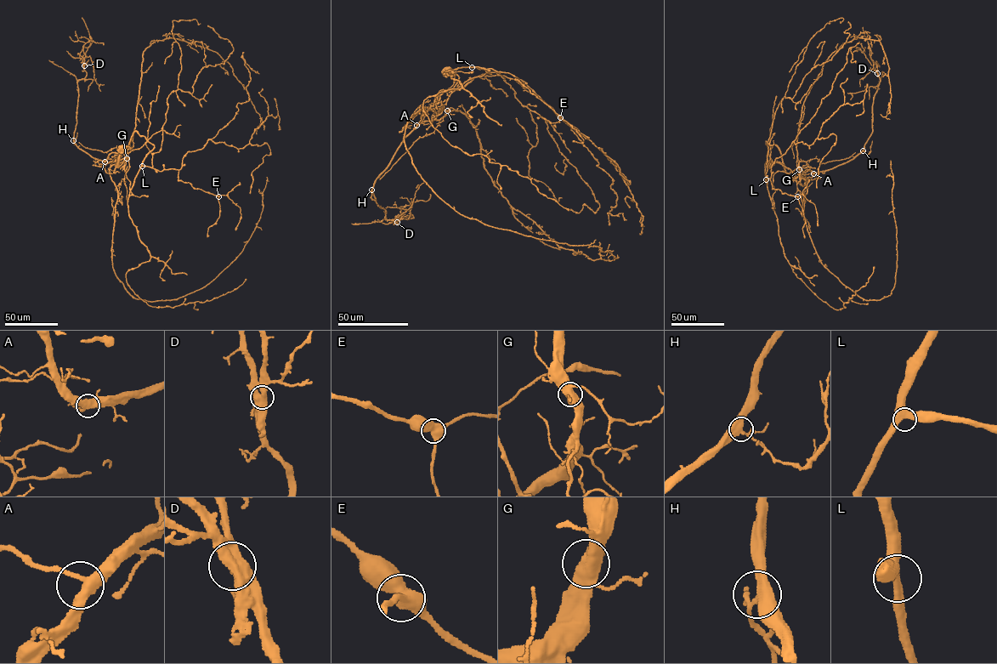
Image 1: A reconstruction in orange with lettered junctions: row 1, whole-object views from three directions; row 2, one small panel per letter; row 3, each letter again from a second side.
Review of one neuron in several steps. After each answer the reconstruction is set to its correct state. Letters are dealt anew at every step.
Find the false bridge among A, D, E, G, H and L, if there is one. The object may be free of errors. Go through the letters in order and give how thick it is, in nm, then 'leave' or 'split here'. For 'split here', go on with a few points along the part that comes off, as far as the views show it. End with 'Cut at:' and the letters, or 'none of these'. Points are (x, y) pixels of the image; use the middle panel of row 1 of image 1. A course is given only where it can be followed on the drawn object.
A: 420 nm thick; leave
D: 500 nm thick; split here; foreign part runs (397, 222), (399, 218), (394, 217), (399, 214), (413, 218), (405, 210)
E: 480 nm thick; leave
G: 480 nm thick; leave
H: 400 nm thick; leave
L: 440 nm thick; leave
Cut at: D

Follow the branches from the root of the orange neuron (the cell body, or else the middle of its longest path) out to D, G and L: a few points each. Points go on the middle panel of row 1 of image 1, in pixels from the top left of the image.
D: (448, 71), (458, 80), (440, 90), (436, 102), (449, 110), (405, 135), (373, 186), (386, 218), (397, 222)
G: (448, 71), (456, 74), (458, 81), (451, 88), (440, 90), (436, 100), (439, 110), (447, 110)
L: (448, 71), (458, 76), (451, 89), (456, 90), (474, 77), (490, 74), (484, 69), (472, 67)

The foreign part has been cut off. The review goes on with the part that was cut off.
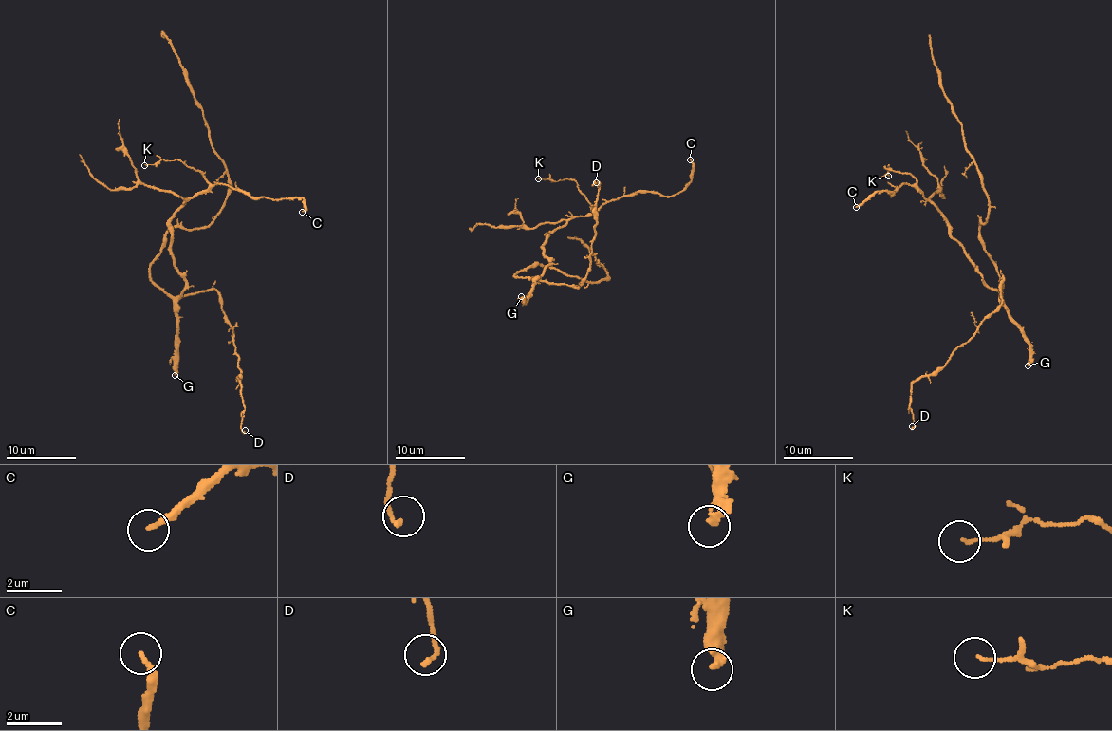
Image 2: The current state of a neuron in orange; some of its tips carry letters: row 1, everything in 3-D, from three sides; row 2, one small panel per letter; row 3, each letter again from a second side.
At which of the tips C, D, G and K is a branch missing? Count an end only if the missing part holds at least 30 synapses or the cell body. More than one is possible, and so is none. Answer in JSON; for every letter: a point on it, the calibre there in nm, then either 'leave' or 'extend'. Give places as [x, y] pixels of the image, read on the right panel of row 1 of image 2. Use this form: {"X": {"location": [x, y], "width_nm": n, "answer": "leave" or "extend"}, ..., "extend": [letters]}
{"C": {"location": [856, 207], "width_nm": 190, "answer": "leave"}, "D": {"location": [912, 426], "width_nm": 180, "answer": "leave"}, "G": {"location": [1028, 365], "width_nm": 240, "answer": "extend"}, "K": {"location": [888, 176], "width_nm": 80, "answer": "leave"}, "extend": ["G"]}

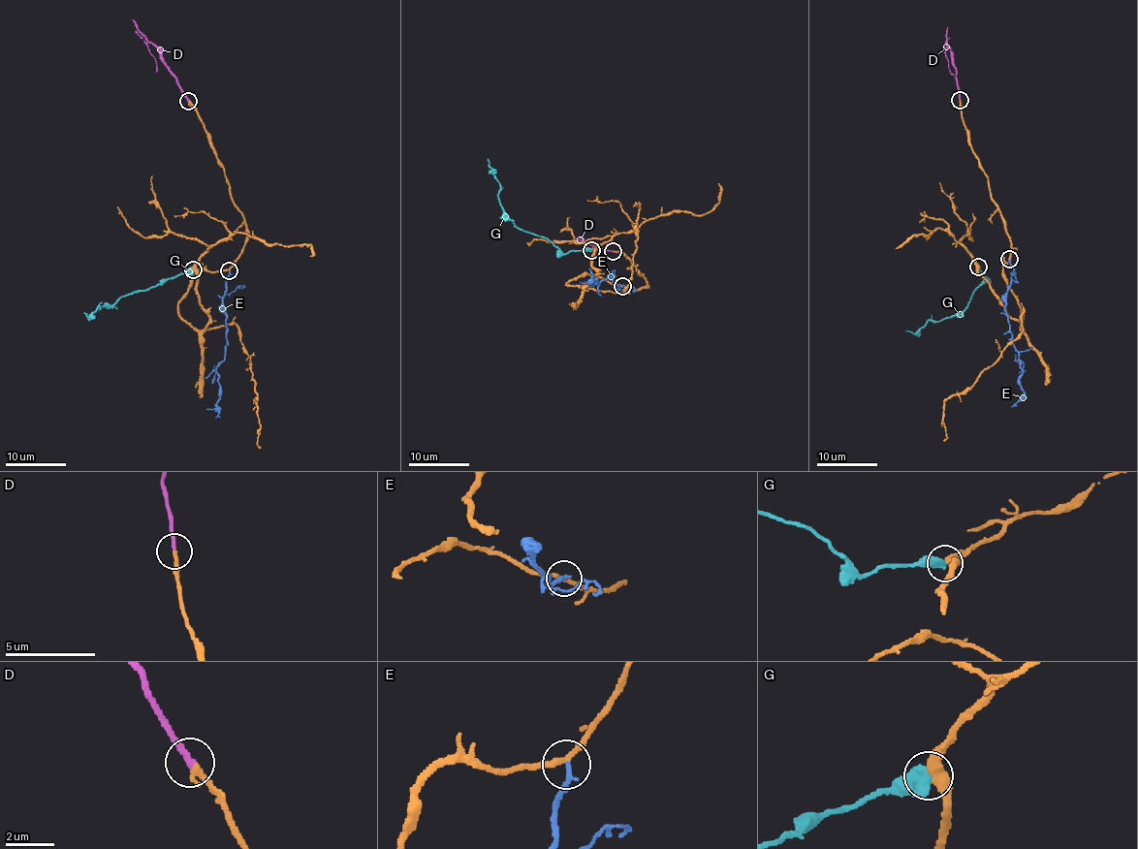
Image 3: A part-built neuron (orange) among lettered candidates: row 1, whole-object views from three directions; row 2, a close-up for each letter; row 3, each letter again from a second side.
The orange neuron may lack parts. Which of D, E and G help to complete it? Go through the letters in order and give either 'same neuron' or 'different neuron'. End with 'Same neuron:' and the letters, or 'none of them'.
D: same neuron
E: different neuron
G: different neuron
Same neuron: D

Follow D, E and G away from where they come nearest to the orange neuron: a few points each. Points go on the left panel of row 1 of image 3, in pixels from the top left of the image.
D: (187, 100), (162, 54), (149, 43), (147, 48), (156, 71)
E: (229, 270), (223, 304), (226, 325), (224, 358), (216, 370), (219, 383), (219, 412), (215, 418)
G: (193, 269), (167, 278), (148, 290), (123, 296), (111, 304), (99, 306), (89, 317), (83, 313)

